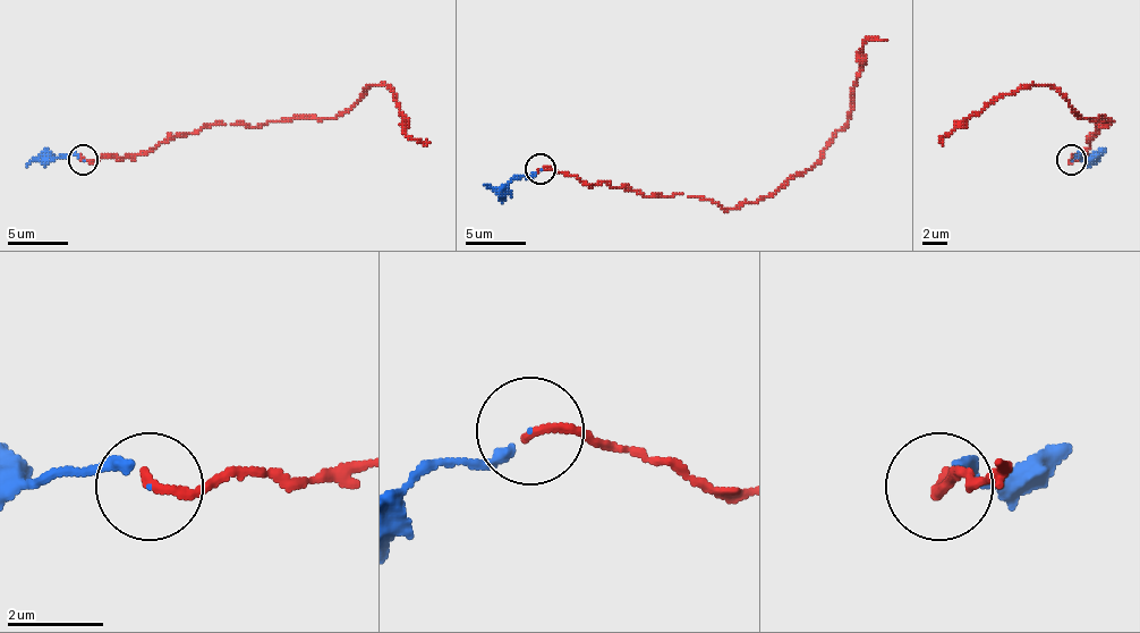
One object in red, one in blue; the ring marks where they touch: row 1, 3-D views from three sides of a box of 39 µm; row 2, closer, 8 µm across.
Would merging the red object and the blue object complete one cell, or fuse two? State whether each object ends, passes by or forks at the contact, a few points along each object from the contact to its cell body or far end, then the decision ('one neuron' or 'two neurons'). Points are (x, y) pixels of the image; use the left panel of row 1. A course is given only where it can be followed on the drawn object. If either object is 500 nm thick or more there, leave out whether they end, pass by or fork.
red ends there; blue ends there; red runs (84, 160), (144, 154), (213, 125), (255, 127), (337, 118), (366, 89), (388, 85), (406, 133), (430, 142); blue runs (84, 160), (75, 154), (60, 154), (26, 167); one neuron

